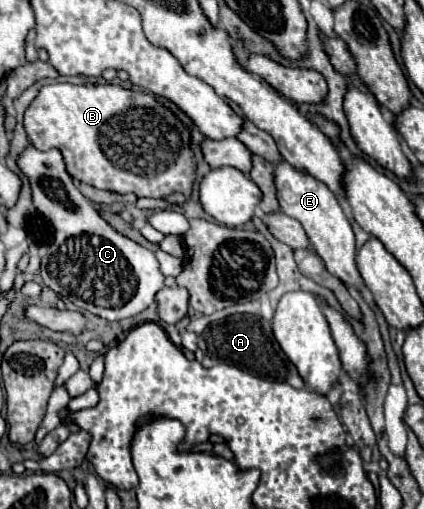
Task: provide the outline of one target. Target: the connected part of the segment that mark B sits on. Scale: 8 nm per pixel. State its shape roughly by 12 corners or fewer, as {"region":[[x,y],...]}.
{"region":[[43,85],[23,123],[97,189],[191,195],[187,127],[149,93]]}

